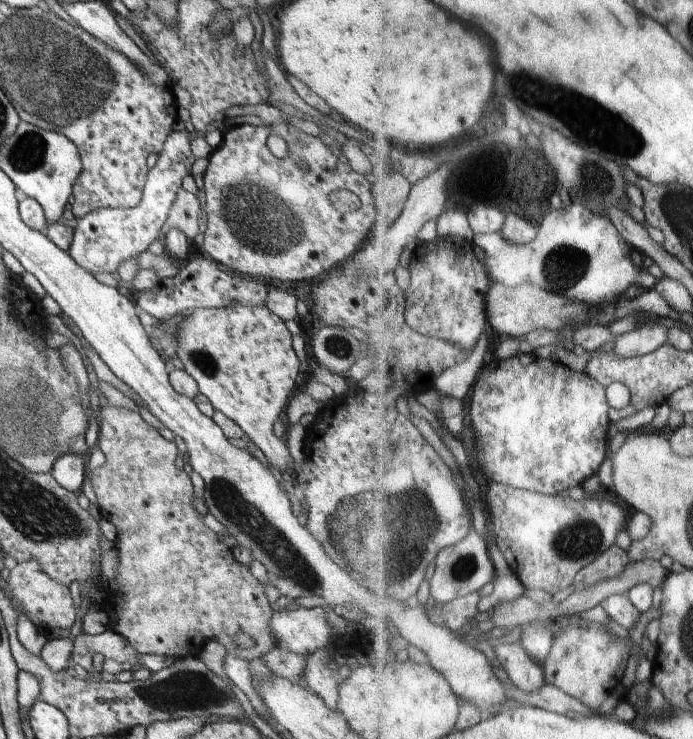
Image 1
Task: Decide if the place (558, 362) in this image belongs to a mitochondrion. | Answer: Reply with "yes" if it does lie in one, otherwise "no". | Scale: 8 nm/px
no

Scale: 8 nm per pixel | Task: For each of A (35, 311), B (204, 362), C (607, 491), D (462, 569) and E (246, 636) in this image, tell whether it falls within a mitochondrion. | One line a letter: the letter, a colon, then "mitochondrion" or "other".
A: other
B: mitochondrion
C: other
D: mitochondrion
E: other

